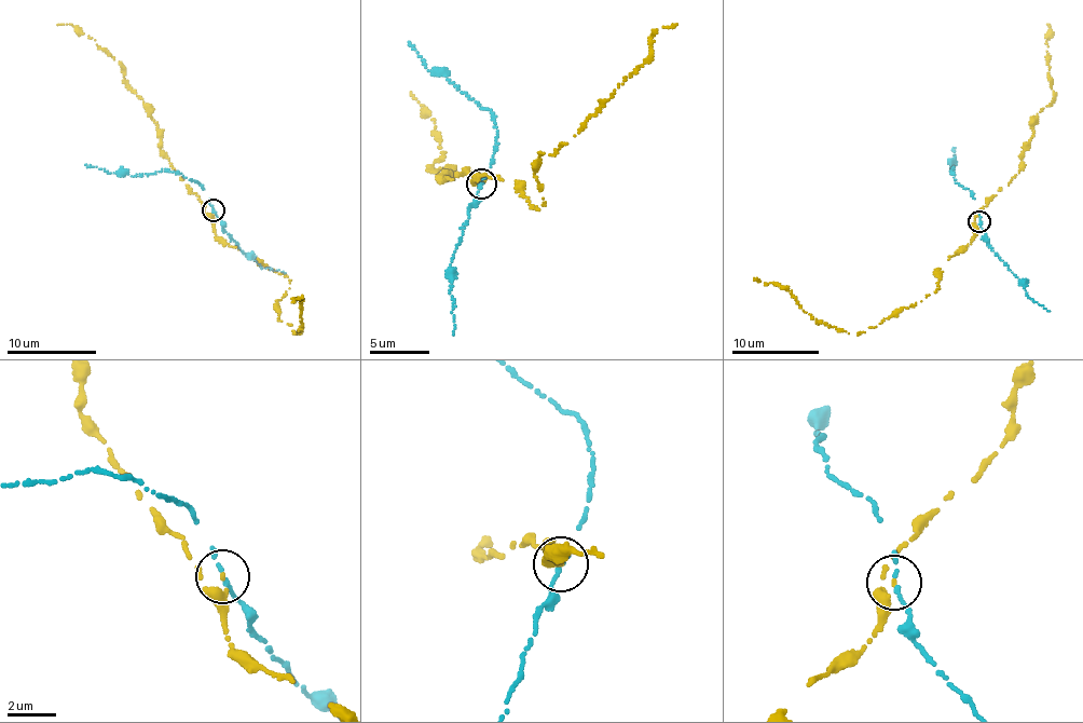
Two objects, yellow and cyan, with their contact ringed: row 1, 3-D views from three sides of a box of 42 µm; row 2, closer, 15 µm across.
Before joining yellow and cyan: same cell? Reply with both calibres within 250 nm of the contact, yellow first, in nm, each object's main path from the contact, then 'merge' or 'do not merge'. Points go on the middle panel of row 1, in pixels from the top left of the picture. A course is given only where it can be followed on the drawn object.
140/150 nm | yellow via (480, 185), (476, 177), (521, 185), (538, 209), (540, 152), (574, 135), (644, 63), (656, 29), (676, 24) | cyan via (480, 185), (493, 160), (497, 131), (494, 120), (446, 76), (428, 70), (409, 42) | do not merge

